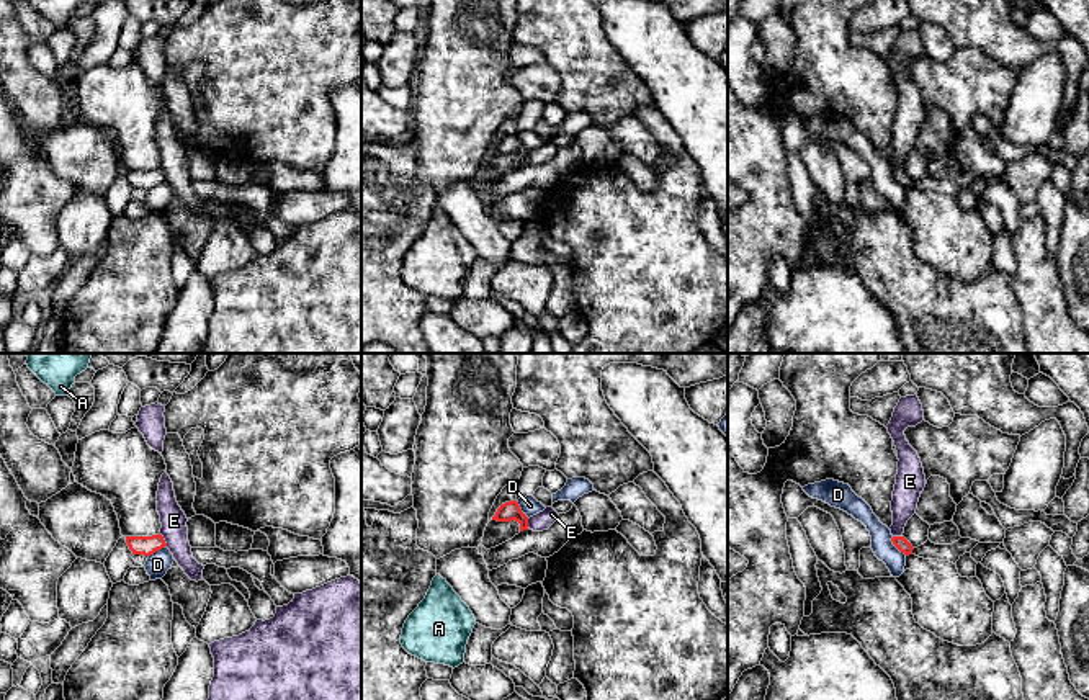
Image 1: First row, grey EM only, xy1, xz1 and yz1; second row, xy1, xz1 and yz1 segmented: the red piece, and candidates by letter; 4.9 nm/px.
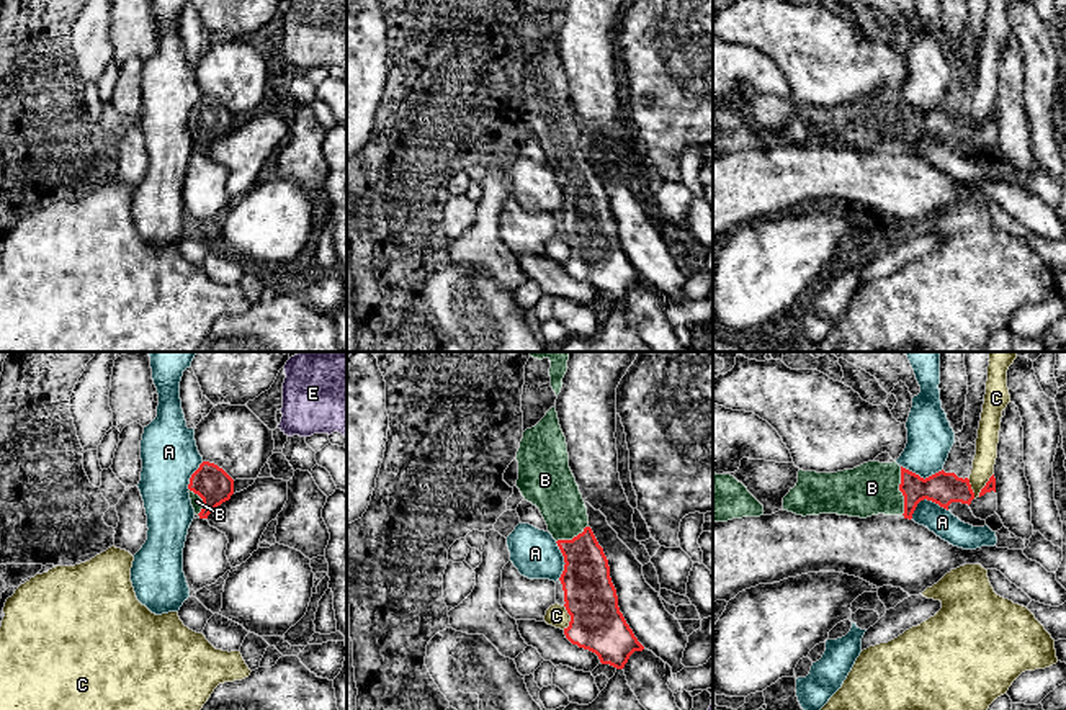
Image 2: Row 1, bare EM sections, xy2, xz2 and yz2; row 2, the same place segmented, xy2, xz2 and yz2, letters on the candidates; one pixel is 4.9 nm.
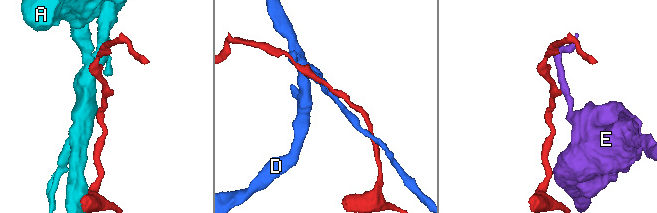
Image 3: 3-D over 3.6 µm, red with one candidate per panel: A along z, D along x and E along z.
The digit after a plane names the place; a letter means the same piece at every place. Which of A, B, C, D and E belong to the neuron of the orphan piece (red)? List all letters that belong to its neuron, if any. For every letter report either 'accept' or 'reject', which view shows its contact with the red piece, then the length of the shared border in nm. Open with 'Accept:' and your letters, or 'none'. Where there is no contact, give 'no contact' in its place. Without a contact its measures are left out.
Accept: B
A: reject | yz2 | 200 nm
B: accept | yz2 | 240 nm
C: reject | xz2 | 120 nm
D: reject | yz1 | 120 nm
E: reject | xy1 | 80 nm

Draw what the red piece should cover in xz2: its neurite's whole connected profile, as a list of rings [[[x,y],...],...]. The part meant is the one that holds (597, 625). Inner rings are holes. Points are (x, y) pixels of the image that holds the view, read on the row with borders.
[[[556,407],[523,432],[515,458],[517,488],[540,509],[564,556],[559,581],[571,615],[566,638],[595,653],[602,664],[623,669],[629,656],[644,646],[620,612],[608,559],[589,527],[587,507],[569,468]]]

